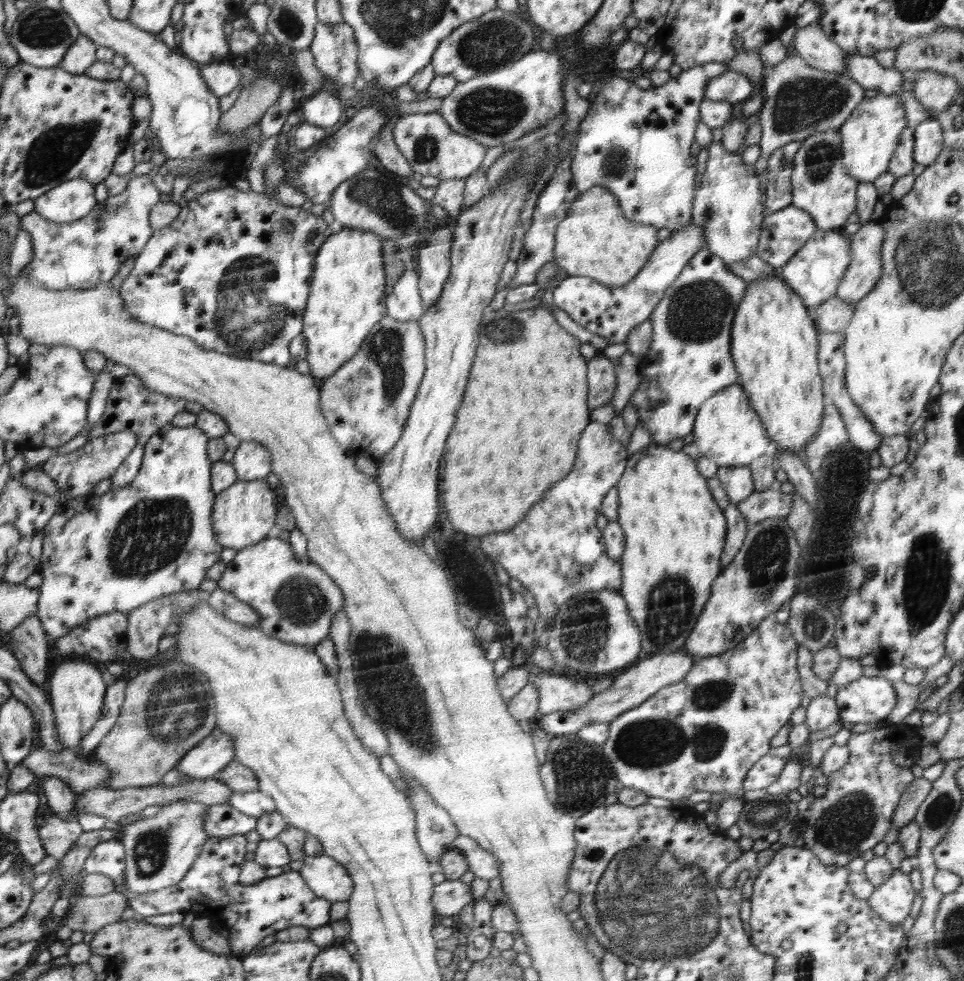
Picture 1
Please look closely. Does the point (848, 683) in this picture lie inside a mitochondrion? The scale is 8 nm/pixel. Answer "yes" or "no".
no

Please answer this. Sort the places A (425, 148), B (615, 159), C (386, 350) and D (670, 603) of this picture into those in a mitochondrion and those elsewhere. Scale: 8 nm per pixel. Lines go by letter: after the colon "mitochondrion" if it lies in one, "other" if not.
A: mitochondrion
B: mitochondrion
C: mitochondrion
D: mitochondrion

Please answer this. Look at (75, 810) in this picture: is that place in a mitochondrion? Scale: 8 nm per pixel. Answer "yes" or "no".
no

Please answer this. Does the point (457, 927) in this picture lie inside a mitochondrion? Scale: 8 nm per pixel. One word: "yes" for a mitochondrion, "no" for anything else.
no

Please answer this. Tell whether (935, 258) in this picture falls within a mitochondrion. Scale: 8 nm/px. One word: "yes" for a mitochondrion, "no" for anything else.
yes

